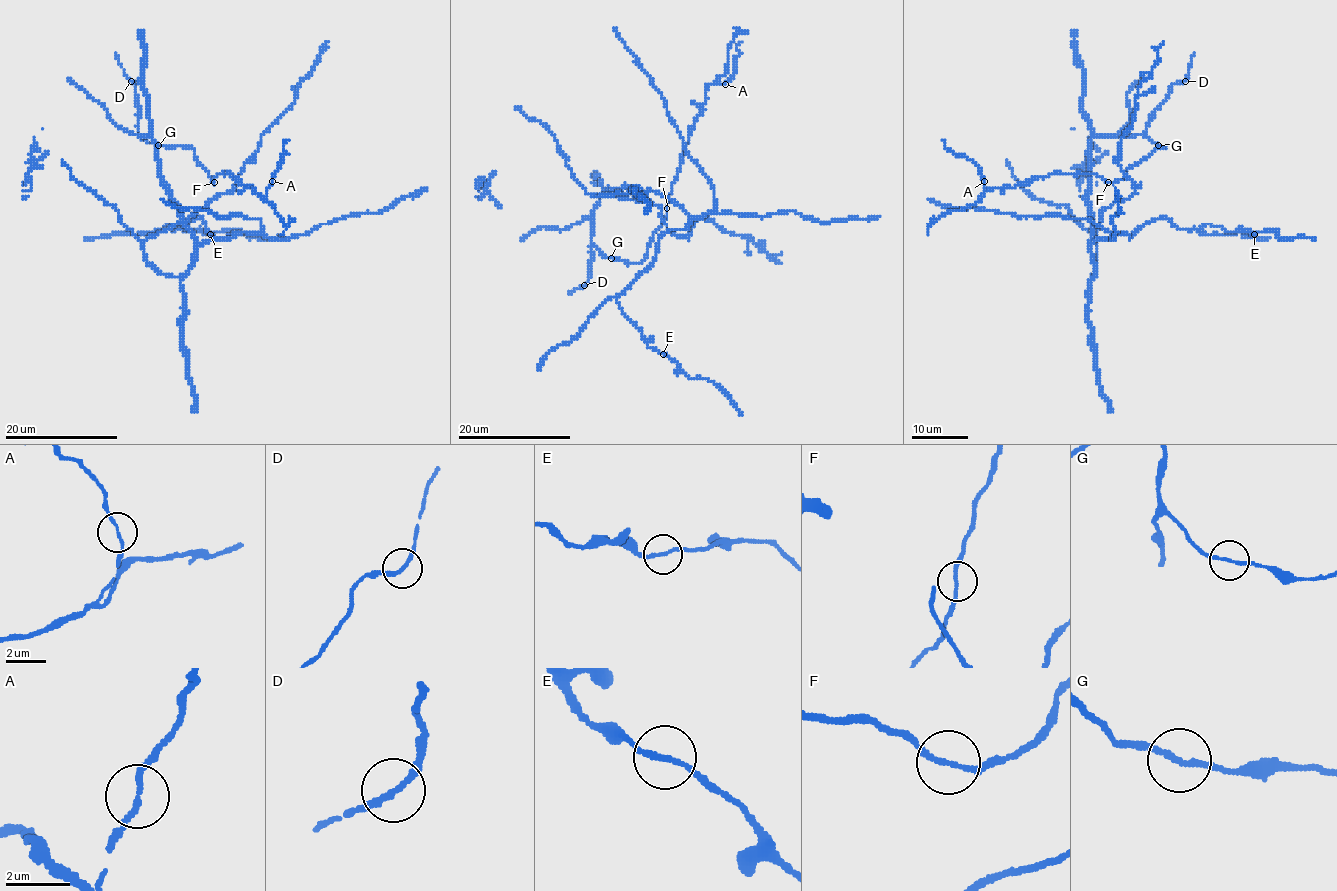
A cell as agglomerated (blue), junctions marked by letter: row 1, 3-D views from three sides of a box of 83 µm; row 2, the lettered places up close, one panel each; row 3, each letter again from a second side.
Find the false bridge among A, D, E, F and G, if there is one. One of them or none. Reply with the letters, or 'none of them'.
none of them

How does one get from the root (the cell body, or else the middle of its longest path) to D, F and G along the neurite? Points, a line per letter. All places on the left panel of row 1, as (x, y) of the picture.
D: (171, 190), (160, 176), (156, 141), (139, 135), (136, 83), (132, 82)
F: (171, 190), (160, 176), (156, 141), (139, 135), (157, 145), (189, 146), (215, 181)
G: (171, 190), (160, 176), (156, 141), (139, 135), (158, 145)

